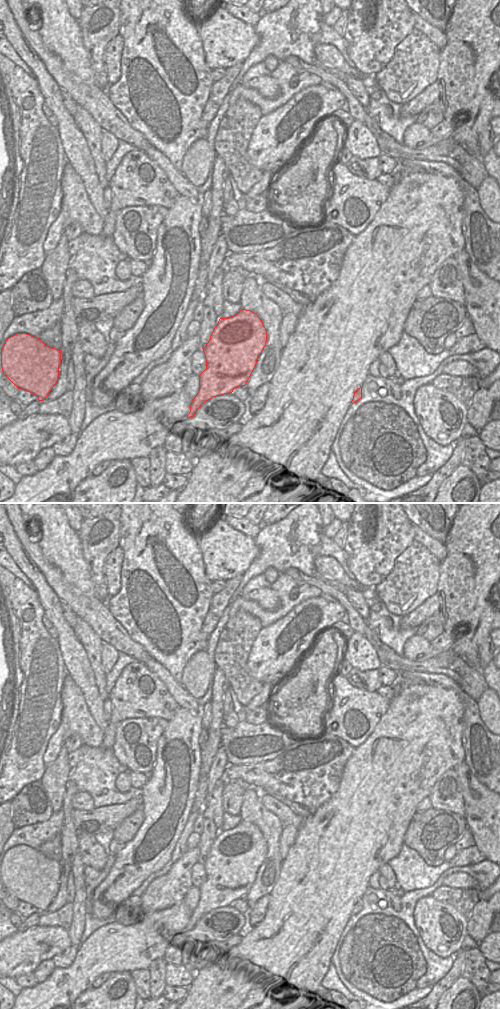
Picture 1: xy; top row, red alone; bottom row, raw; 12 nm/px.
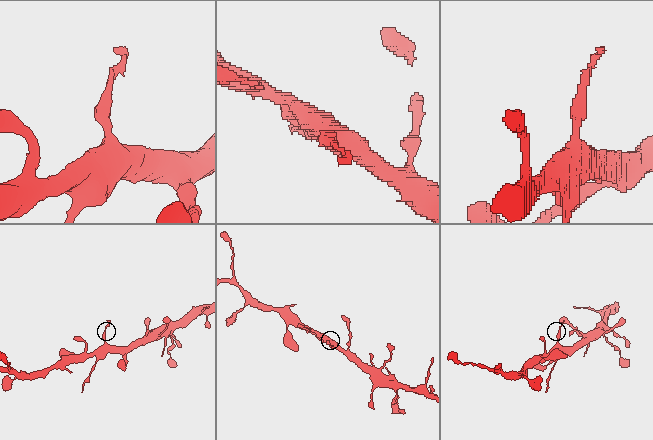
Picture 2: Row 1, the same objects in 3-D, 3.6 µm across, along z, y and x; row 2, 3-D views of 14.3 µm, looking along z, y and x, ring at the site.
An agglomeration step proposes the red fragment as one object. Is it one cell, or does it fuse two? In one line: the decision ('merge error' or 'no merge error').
merge error

